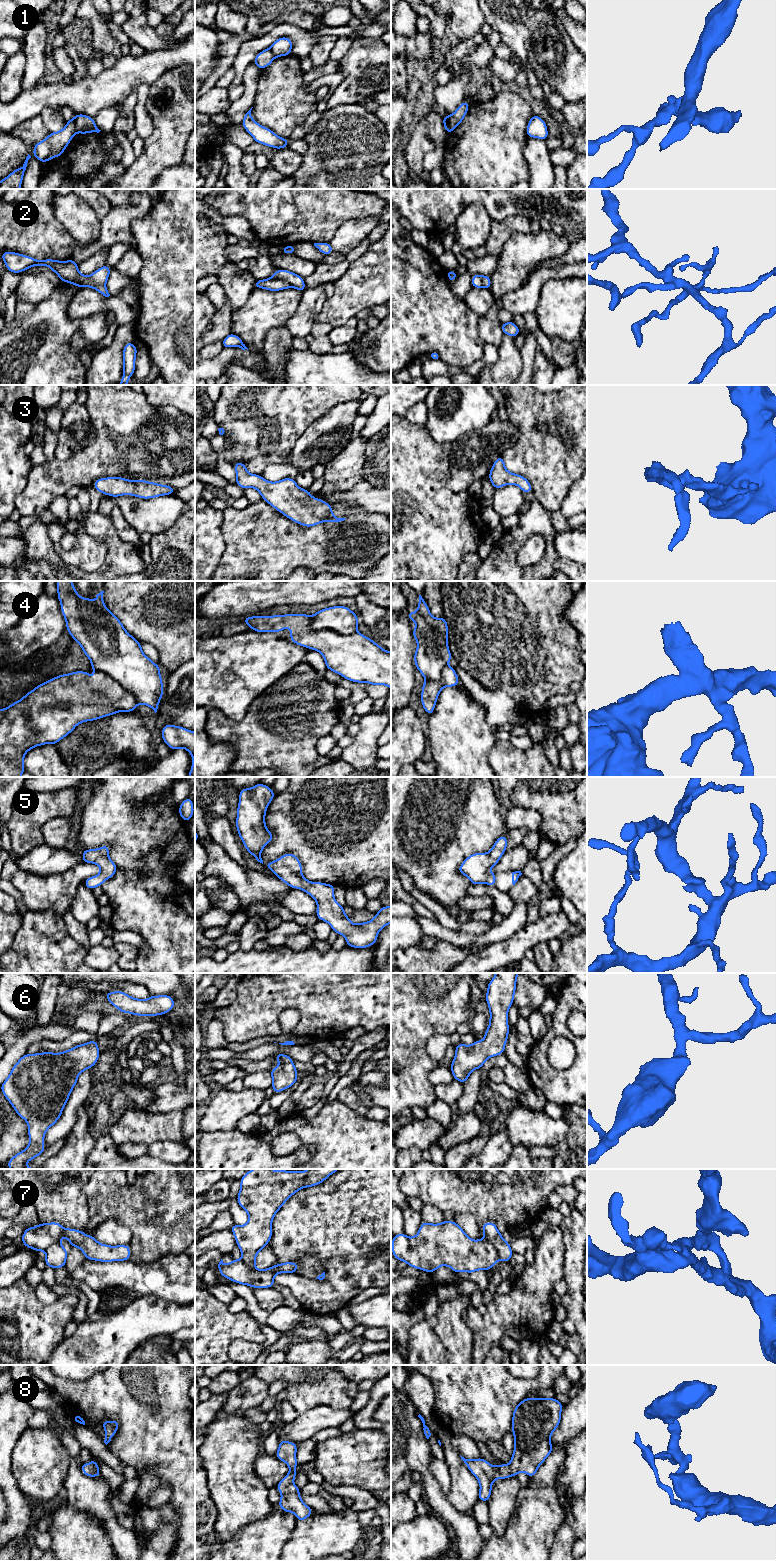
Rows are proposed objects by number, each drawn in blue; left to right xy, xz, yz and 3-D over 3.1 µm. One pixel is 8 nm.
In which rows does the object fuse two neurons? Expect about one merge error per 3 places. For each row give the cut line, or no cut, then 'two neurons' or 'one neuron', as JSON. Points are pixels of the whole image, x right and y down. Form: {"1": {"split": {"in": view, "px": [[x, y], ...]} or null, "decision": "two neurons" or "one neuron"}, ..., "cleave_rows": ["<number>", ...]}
{"1": {"split": {"in": "yz", "px": [[449, 115], [449, 124], [446, 131]]}, "decision": "two neurons"}, "2": {"split": {"in": "xz", "px": [[270, 277], [283, 279], [291, 287]]}, "decision": "two neurons"}, "3": {"split": null, "decision": "one neuron"}, "4": {"split": {"in": "xz", "px": [[311, 615], [310, 626], [314, 629], [356, 632]]}, "decision": "two neurons"}, "5": {"split": null, "decision": "one neuron"}, "6": {"split": null, "decision": "one neuron"}, "7": {"split": null, "decision": "one neuron"}, "8": {"split": null, "decision": "one neuron"}, "cleave_rows": ["1", "2", "4"]}

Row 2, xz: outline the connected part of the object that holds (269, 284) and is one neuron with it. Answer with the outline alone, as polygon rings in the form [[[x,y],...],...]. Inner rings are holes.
[[[262,279],[256,280],[254,288],[262,288],[269,291],[280,291],[291,288],[289,283],[281,279]]]

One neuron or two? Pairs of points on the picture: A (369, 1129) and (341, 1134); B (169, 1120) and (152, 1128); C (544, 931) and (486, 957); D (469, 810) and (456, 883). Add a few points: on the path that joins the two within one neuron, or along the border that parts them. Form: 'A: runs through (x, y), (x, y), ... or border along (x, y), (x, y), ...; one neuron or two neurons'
A: runs through (362, 1134), (348, 1134); one neuron
B: runs through (165, 1124), (156, 1127); one neuron
C: runs through (530, 935), (511, 951), (500, 954); one neuron
D: runs through (459, 828), (459, 839), (452, 846), (452, 865); one neuron

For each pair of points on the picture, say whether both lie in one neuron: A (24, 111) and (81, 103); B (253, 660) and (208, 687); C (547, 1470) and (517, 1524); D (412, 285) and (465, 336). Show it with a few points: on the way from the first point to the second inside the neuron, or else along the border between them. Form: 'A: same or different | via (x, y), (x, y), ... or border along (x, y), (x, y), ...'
A: same | via (38, 98), (67, 98)
B: same | via (242, 666), (229, 673), (222, 673), (219, 676)
C: same | via (543, 1483), (539, 1502), (530, 1511)
D: same | via (424, 298), (452, 325)

